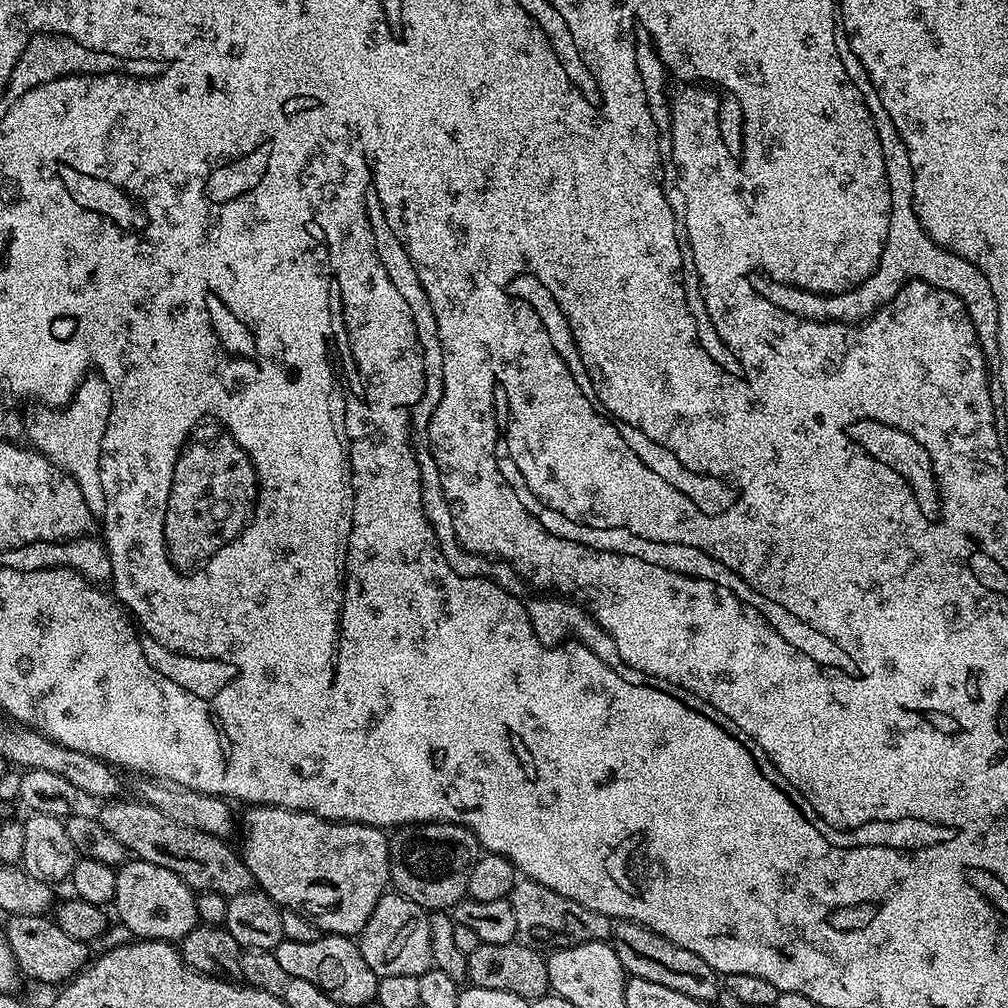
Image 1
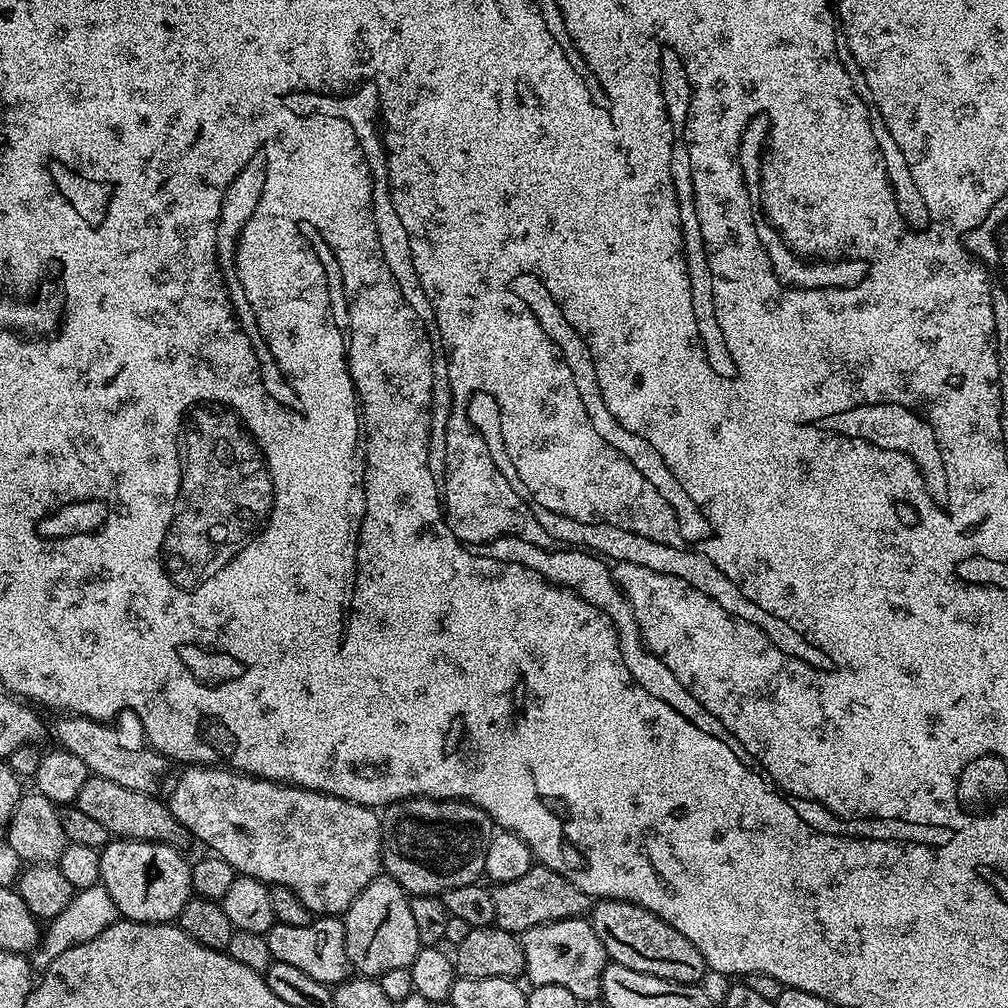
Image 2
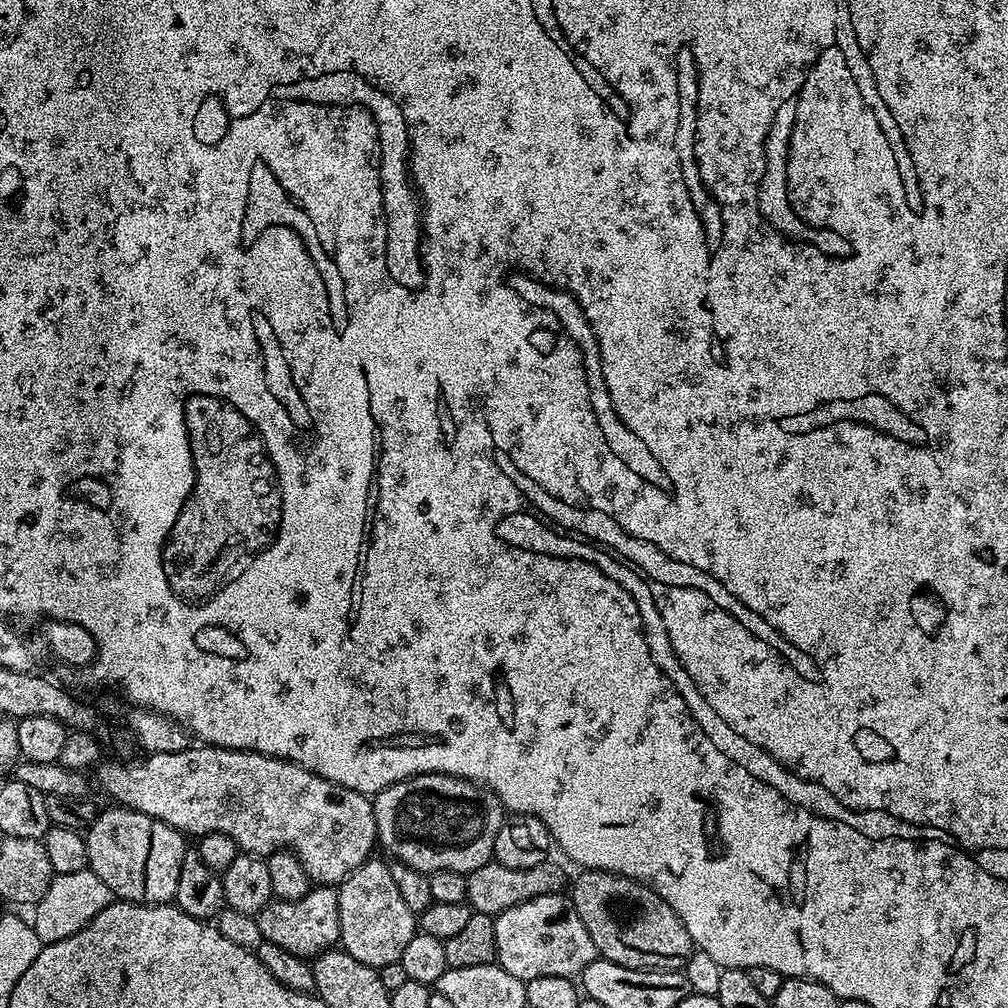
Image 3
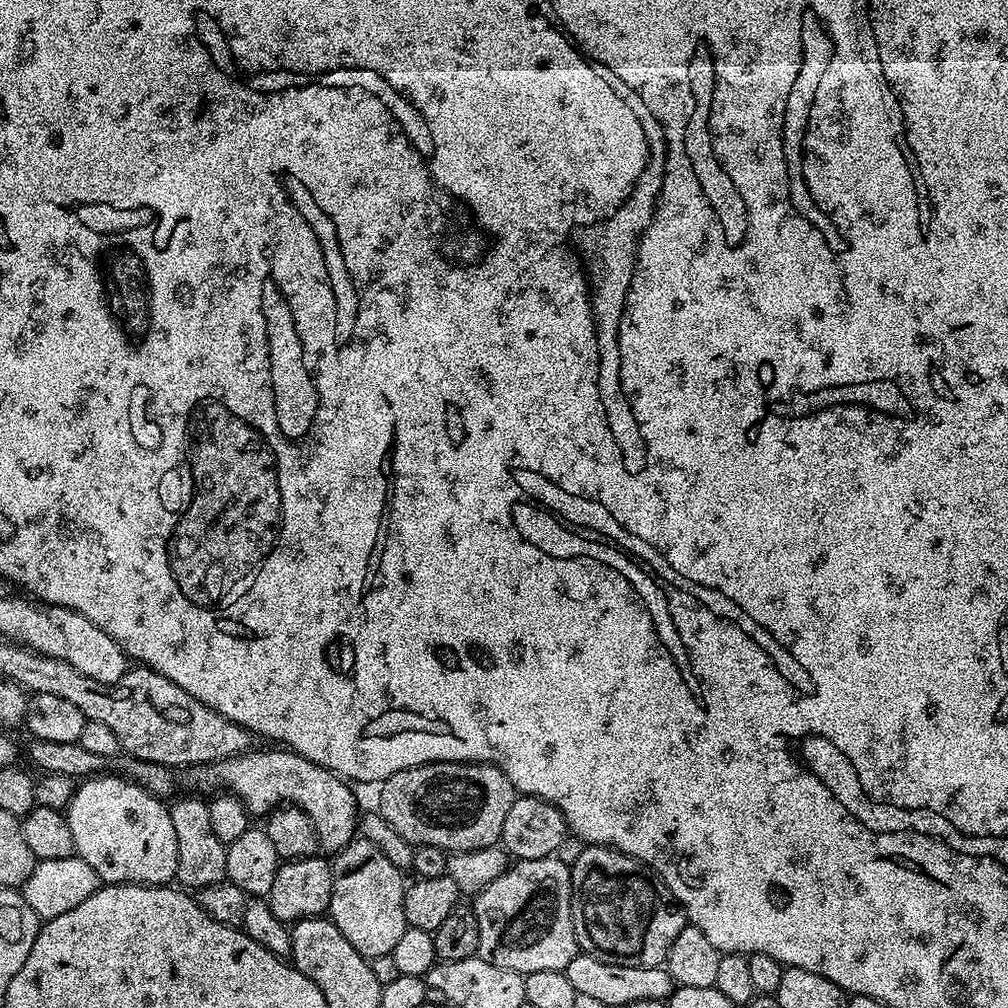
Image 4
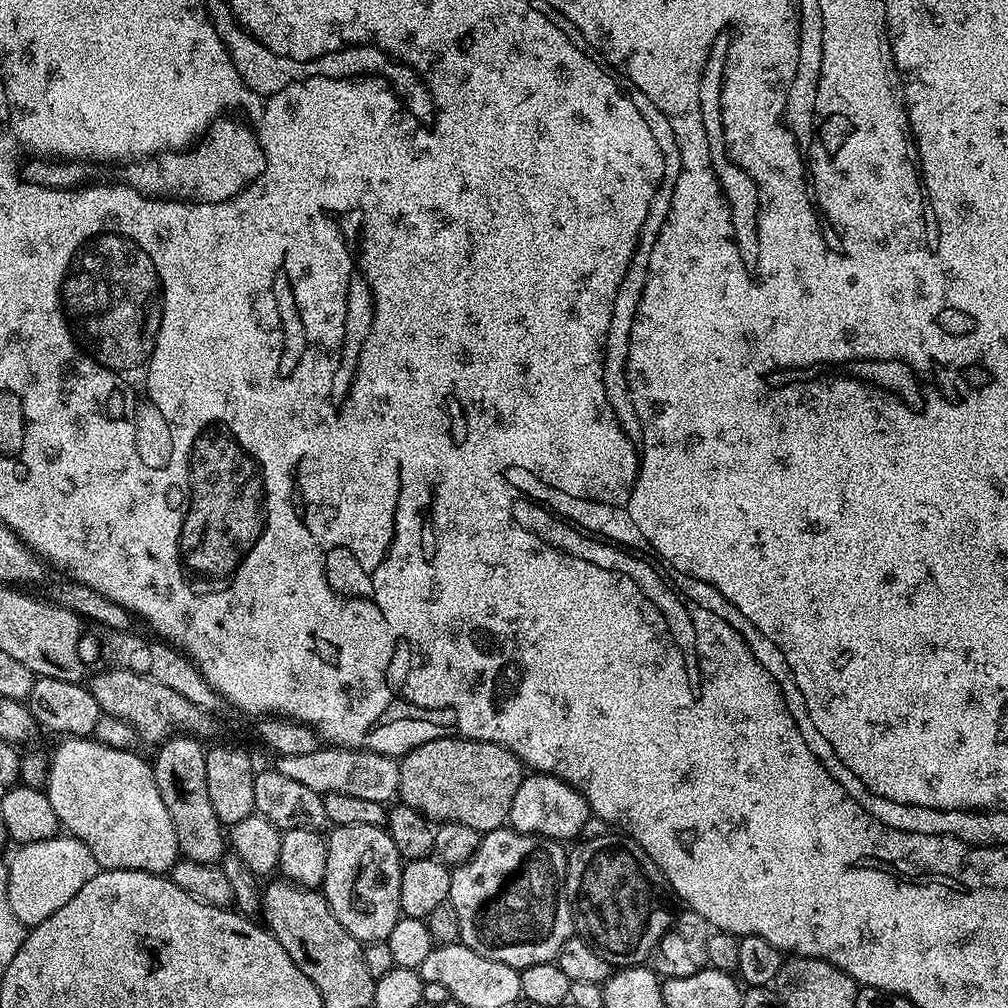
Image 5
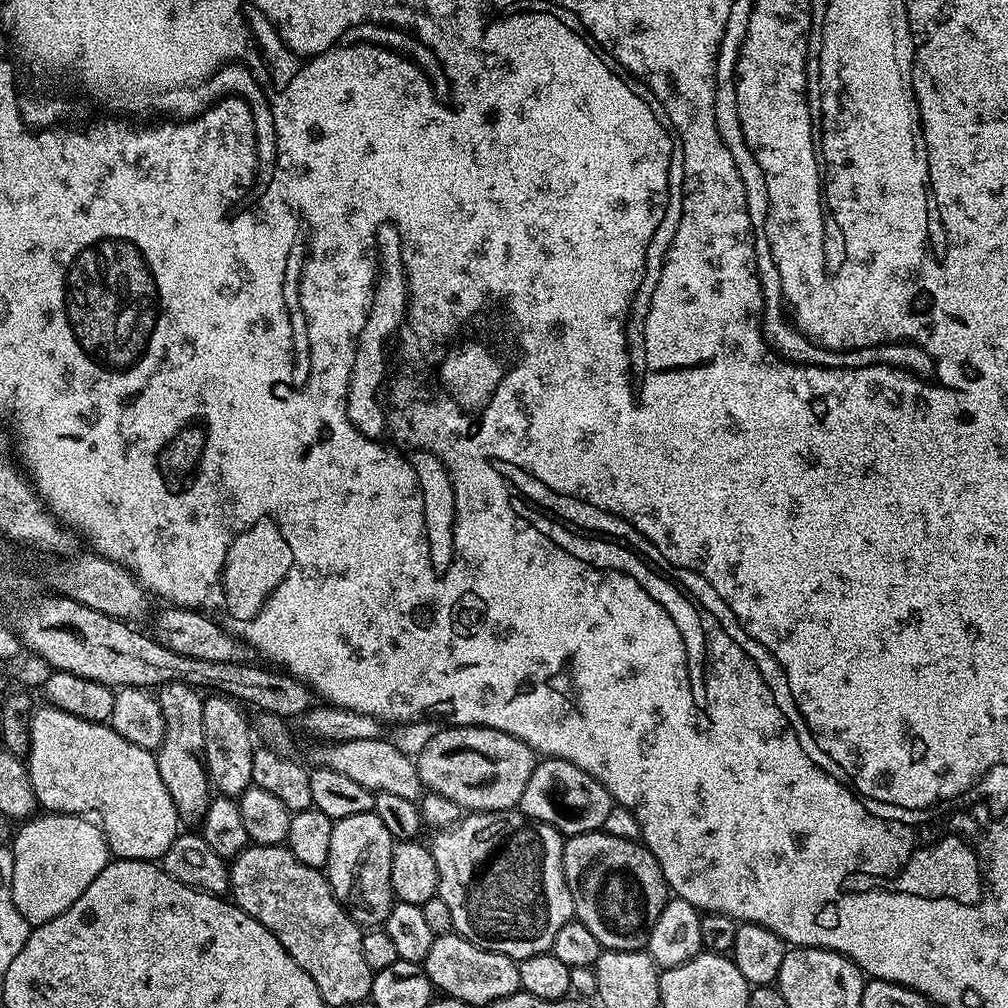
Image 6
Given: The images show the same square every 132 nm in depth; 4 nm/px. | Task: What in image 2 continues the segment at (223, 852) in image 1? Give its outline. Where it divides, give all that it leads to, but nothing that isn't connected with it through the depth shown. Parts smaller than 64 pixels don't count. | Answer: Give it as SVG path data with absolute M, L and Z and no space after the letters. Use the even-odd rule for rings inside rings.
M89 775L86 785L79 791L75 805L86 816L102 824L109 835L117 839L179 845L186 838L184 828L174 819L167 803L156 798L158 797L151 793L126 790L124 786L117 786L106 778Z

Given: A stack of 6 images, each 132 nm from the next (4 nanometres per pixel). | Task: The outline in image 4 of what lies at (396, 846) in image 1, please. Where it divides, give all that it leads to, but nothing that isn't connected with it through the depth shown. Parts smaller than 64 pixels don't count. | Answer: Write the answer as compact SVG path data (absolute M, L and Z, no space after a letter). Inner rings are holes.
M423 764L398 770L379 785L378 811L406 842L421 848L434 846L443 852L473 852L500 844L506 814L514 806L517 790L493 764Z

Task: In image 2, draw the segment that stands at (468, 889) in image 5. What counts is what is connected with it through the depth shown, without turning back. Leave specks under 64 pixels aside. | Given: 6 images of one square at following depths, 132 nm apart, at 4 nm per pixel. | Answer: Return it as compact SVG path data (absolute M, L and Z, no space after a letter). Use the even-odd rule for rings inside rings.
M587 919L555 920L549 924L539 924L523 933L524 971L533 985L566 986L574 998L581 1002L601 999L600 987L604 968L610 963L598 934L594 934Z

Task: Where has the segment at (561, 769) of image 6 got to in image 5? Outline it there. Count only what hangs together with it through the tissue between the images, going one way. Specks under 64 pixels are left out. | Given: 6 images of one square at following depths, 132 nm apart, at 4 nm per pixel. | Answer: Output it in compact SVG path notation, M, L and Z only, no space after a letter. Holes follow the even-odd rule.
M528 774L518 786L514 802L510 802L508 824L528 836L544 836L548 840L569 842L568 840L575 841L579 837L589 815L586 797L578 789L568 785L565 780L559 780L556 776Z

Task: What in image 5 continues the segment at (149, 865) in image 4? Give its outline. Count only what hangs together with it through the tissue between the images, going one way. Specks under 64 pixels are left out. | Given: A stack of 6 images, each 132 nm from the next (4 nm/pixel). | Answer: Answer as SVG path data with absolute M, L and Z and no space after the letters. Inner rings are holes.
M74 736L61 739L59 743L50 752L46 791L50 806L54 806L54 814L60 819L61 829L86 842L101 869L171 873L180 847L174 834L174 822L170 822L170 810L166 810L162 794L158 794L151 763L147 759L144 761L139 751L114 750L114 746L106 746L95 738Z

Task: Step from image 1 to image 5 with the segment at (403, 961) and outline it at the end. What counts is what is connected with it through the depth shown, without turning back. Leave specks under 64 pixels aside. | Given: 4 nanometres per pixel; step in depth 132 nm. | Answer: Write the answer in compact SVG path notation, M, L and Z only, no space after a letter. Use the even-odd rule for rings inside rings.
M337 824L327 833L326 878L322 891L334 918L361 945L373 944L379 940L387 941L390 930L400 921L400 891L402 890L402 861L394 838L390 838L387 827L369 824Z

